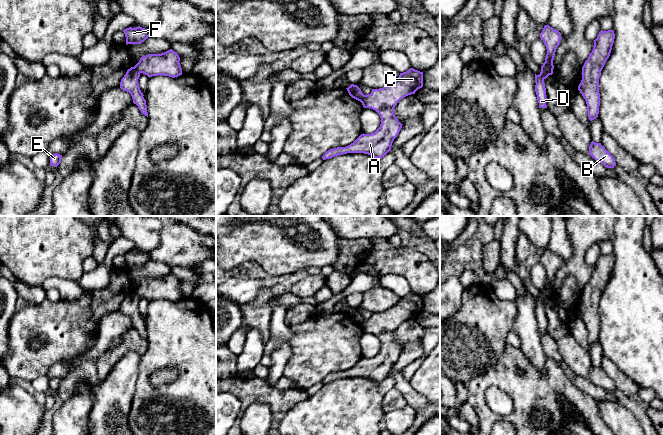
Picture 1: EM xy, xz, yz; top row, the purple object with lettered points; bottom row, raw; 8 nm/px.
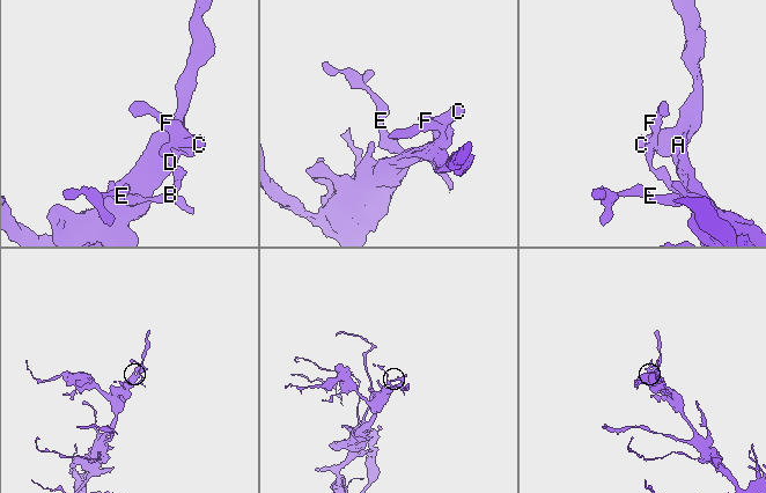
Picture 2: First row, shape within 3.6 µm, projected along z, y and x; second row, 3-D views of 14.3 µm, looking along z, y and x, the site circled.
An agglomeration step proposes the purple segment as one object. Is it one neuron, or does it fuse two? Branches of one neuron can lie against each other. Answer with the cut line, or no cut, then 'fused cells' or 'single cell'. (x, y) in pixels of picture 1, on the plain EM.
yz (541, 292), (548, 299) | fused cells

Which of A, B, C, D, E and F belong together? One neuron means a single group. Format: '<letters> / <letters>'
A C F / B D E

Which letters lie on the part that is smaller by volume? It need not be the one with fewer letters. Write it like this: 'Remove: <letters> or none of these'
Remove: B, D, E

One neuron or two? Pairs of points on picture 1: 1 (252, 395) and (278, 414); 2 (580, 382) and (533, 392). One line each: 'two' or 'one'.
1: one
2: two

